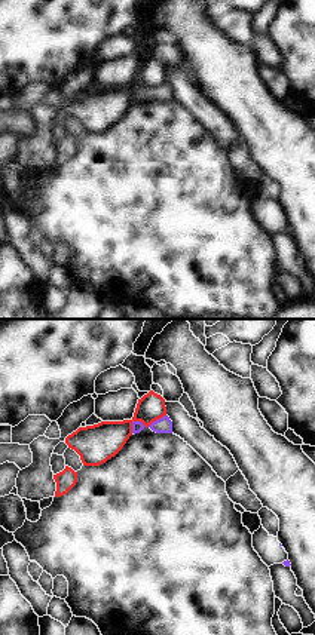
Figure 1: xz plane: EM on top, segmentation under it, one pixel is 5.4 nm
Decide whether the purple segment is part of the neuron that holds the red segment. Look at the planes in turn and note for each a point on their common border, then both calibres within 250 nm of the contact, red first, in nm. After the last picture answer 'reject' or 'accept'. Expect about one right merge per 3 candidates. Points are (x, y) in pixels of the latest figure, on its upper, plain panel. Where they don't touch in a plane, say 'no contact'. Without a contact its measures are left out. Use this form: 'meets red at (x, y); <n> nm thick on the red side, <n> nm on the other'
meets red at (144, 92); 200 nm thick on the red side, 60 nm on the other

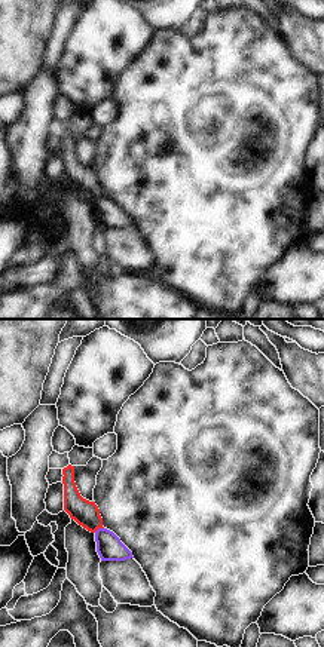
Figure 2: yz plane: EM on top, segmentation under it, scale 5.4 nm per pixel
meets red at (98, 195); 140 nm thick on the red side, 140 nm on the other

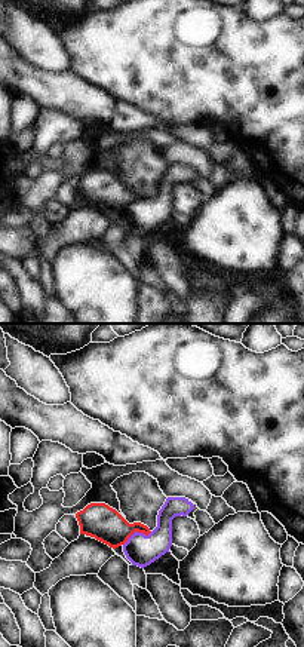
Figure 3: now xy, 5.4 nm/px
meets red at (137, 198); 190 nm thick on the red side, 170 nm on the other

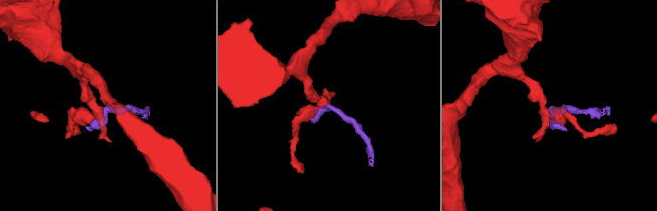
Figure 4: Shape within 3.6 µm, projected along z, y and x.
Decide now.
reject

